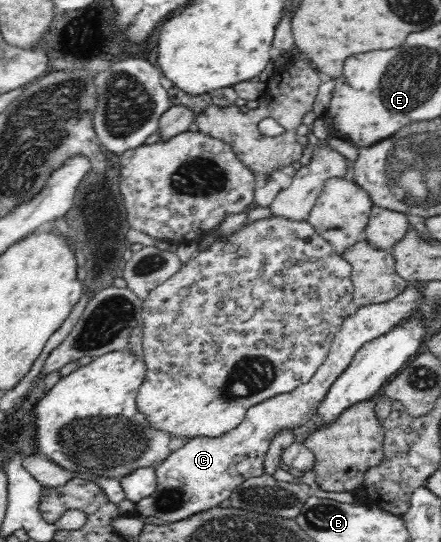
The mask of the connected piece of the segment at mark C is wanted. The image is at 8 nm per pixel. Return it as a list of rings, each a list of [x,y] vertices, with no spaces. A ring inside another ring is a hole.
[[[410,286],[387,303],[360,307],[341,325],[341,329],[333,338],[324,364],[320,365],[307,383],[298,385],[293,391],[280,393],[253,405],[248,409],[244,420],[221,437],[199,436],[187,440],[157,467],[158,482],[154,493],[134,502],[131,516],[139,518],[142,522],[150,517],[155,517],[166,524],[182,521],[196,513],[219,506],[225,499],[230,499],[238,485],[249,478],[265,474],[264,459],[273,437],[285,429],[302,428],[309,419],[313,419],[329,388],[349,367],[357,351],[368,341],[385,335],[389,329],[401,324],[401,321],[408,319],[413,311],[423,309],[421,292],[419,287]]]

